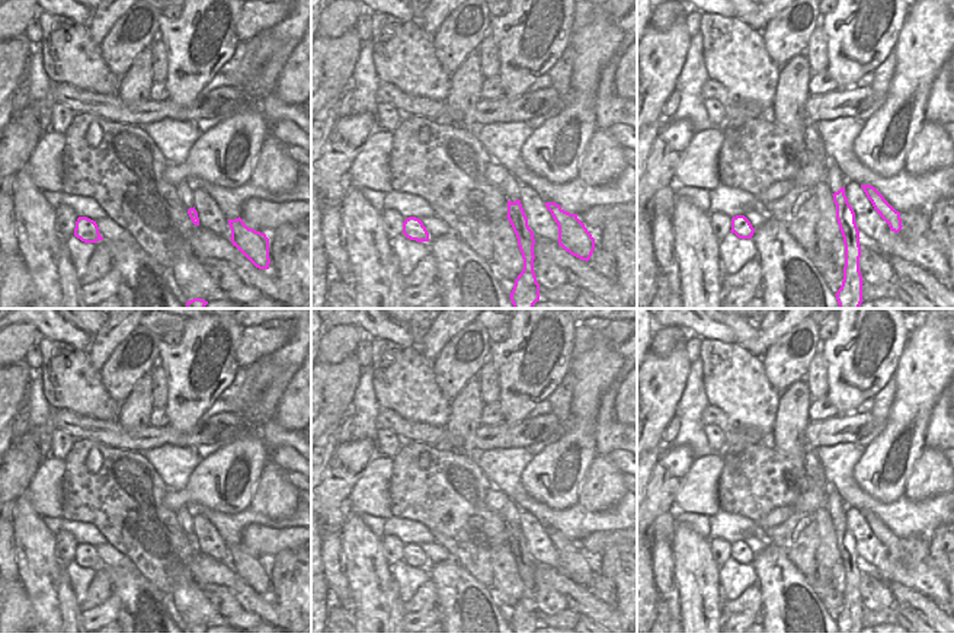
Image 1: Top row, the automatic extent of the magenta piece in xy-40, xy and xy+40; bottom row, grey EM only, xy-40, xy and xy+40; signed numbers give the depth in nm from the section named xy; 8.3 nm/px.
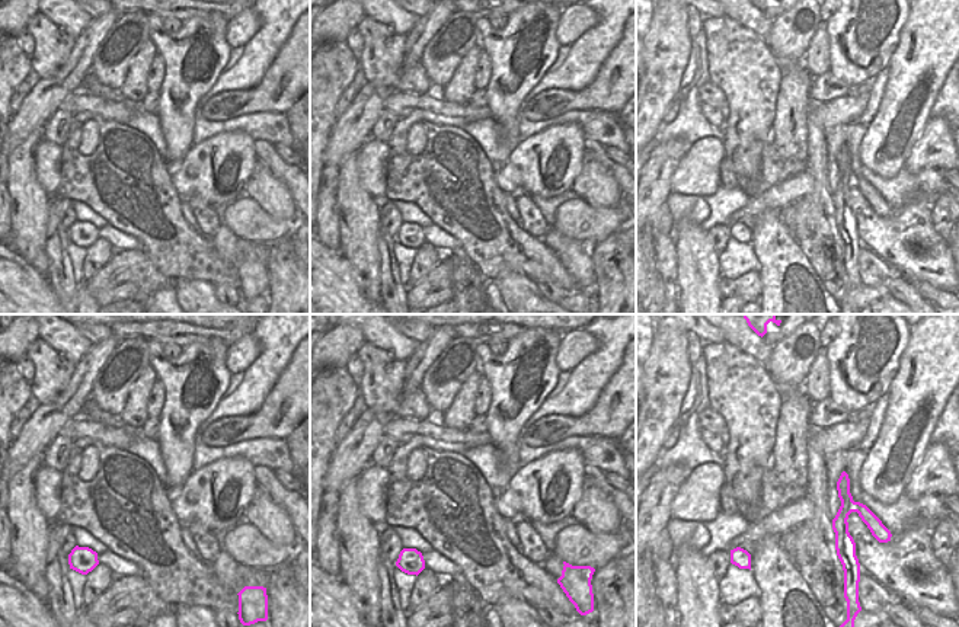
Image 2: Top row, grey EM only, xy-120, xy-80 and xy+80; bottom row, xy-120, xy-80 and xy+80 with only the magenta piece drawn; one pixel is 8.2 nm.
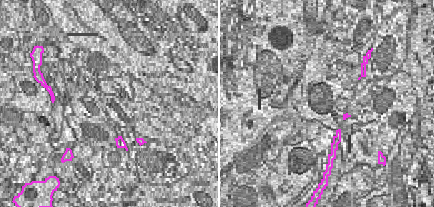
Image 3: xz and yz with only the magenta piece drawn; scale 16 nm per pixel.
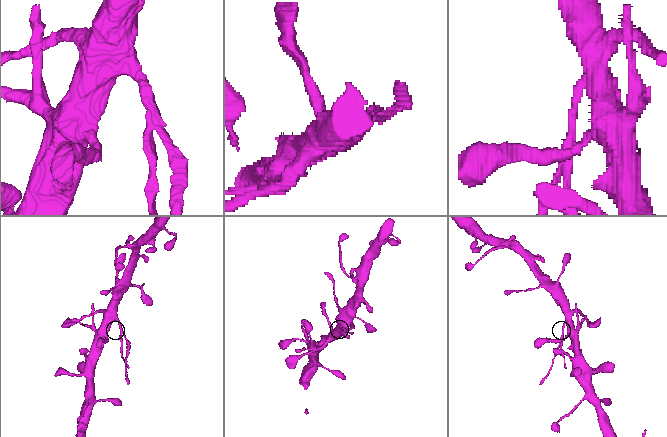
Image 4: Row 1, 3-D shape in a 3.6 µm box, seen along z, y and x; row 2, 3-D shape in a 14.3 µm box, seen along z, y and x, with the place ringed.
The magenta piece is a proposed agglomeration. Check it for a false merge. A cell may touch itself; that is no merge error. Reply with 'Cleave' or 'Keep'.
Cleave.

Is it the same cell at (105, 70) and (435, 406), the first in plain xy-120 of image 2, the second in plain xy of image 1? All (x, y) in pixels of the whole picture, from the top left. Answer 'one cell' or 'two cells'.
two cells

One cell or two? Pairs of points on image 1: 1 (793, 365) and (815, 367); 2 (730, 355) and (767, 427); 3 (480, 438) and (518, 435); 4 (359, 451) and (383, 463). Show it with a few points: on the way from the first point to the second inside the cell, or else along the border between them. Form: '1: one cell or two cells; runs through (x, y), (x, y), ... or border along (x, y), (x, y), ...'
1: two cells; border along (818, 352), (803, 379)
2: one cell; runs through (730, 373), (758, 409)
3: one cell; runs through (489, 440), (496, 435), (509, 435)
4: two cells; border along (377, 454), (361, 472), (354, 486)

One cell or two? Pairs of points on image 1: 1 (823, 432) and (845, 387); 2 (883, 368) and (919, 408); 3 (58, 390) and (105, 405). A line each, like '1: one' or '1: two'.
1: two
2: two
3: one

